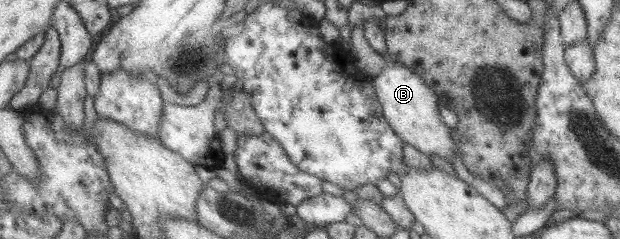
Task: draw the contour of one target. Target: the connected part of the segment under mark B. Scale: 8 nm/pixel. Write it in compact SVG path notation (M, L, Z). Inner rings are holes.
M386 61L384 68L374 77L375 95L382 105L383 115L390 124L392 131L403 143L412 145L415 149L430 157L438 155L447 161L456 155L456 145L452 141L452 129L440 119L438 99L420 79L419 75L409 70L404 64Z

